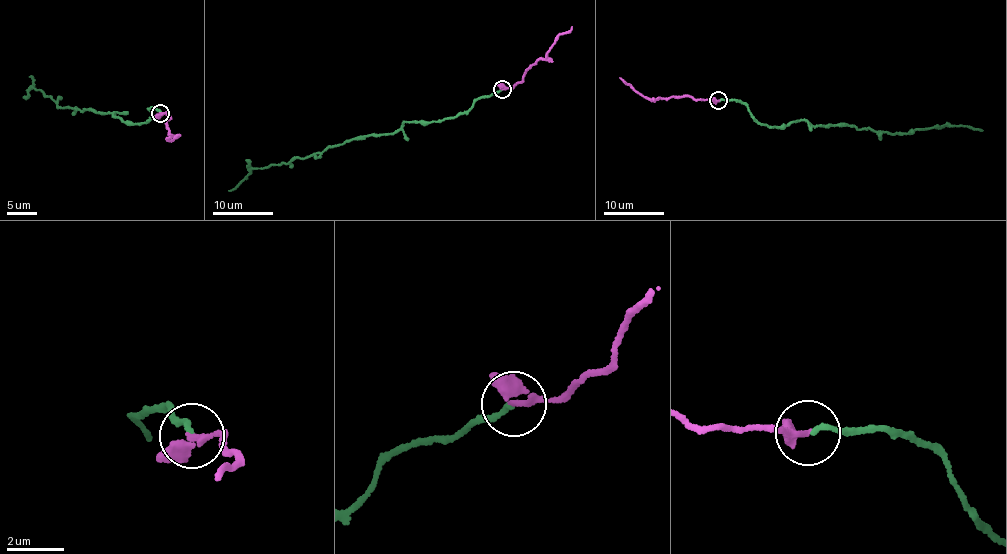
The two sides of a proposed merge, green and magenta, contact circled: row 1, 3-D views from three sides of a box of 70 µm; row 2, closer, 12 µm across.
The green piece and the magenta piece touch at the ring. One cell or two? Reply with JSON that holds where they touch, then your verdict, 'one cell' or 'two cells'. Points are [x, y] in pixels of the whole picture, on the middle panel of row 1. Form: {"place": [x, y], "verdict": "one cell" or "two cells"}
{"place": [502, 89], "verdict": "one cell"}

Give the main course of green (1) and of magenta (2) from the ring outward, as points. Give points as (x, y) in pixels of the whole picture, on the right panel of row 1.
1: (720, 101), (738, 100), (751, 117), (770, 127), (798, 121), (893, 134), (943, 124), (982, 130)
2: (718, 100), (686, 95), (652, 100), (619, 78)

